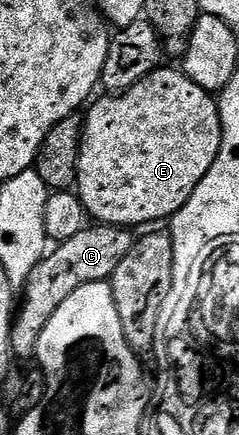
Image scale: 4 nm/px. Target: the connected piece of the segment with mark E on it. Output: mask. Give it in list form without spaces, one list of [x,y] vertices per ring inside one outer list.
[[[157,68],[153,70],[151,74],[147,74],[141,82],[131,86],[129,90],[116,92],[111,96],[104,96],[108,98],[98,99],[99,97],[97,97],[95,101],[87,107],[87,110],[89,109],[88,114],[85,113],[83,115],[84,135],[80,141],[78,176],[76,177],[74,190],[75,193],[79,194],[84,209],[88,211],[89,219],[95,220],[97,223],[105,226],[137,228],[136,226],[144,226],[147,222],[160,224],[163,218],[164,221],[171,219],[172,215],[177,214],[182,208],[182,204],[186,204],[186,200],[190,200],[194,188],[198,188],[202,176],[206,176],[206,172],[210,172],[210,168],[218,156],[220,145],[222,144],[222,124],[220,123],[220,107],[217,99],[213,97],[209,91],[198,88],[198,84],[194,84],[194,80],[190,80],[184,74],[183,69],[164,69],[165,68]]]

